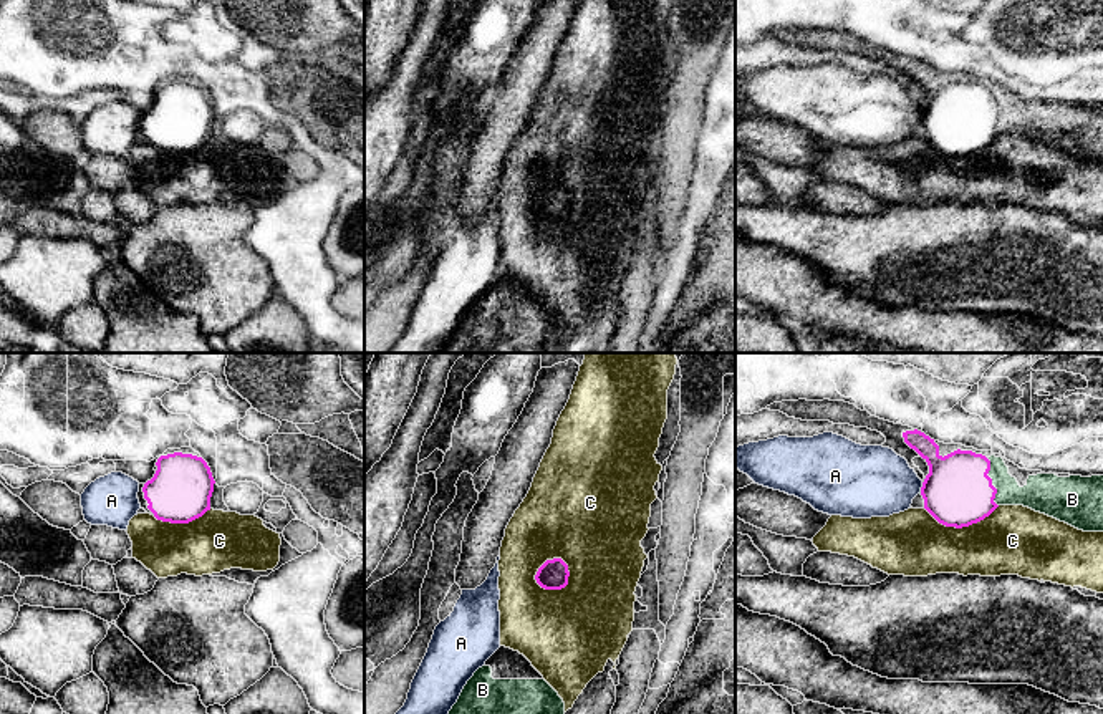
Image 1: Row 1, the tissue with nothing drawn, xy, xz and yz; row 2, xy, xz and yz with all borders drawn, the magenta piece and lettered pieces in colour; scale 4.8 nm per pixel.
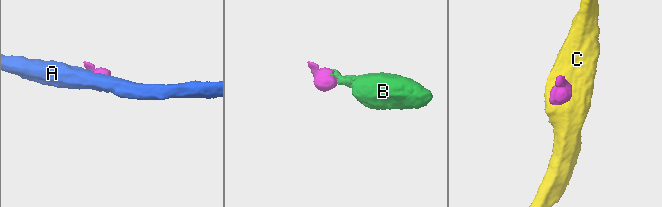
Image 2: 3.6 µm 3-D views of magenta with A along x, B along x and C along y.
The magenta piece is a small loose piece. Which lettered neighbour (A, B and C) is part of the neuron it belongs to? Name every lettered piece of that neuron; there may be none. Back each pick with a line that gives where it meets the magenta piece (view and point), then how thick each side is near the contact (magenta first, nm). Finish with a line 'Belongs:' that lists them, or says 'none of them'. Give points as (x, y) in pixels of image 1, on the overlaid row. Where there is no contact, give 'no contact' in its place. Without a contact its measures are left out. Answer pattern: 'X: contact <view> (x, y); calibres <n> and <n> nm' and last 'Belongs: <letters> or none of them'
B: contact yz (991, 482); calibres 340 and 170 nm
Belongs: B

